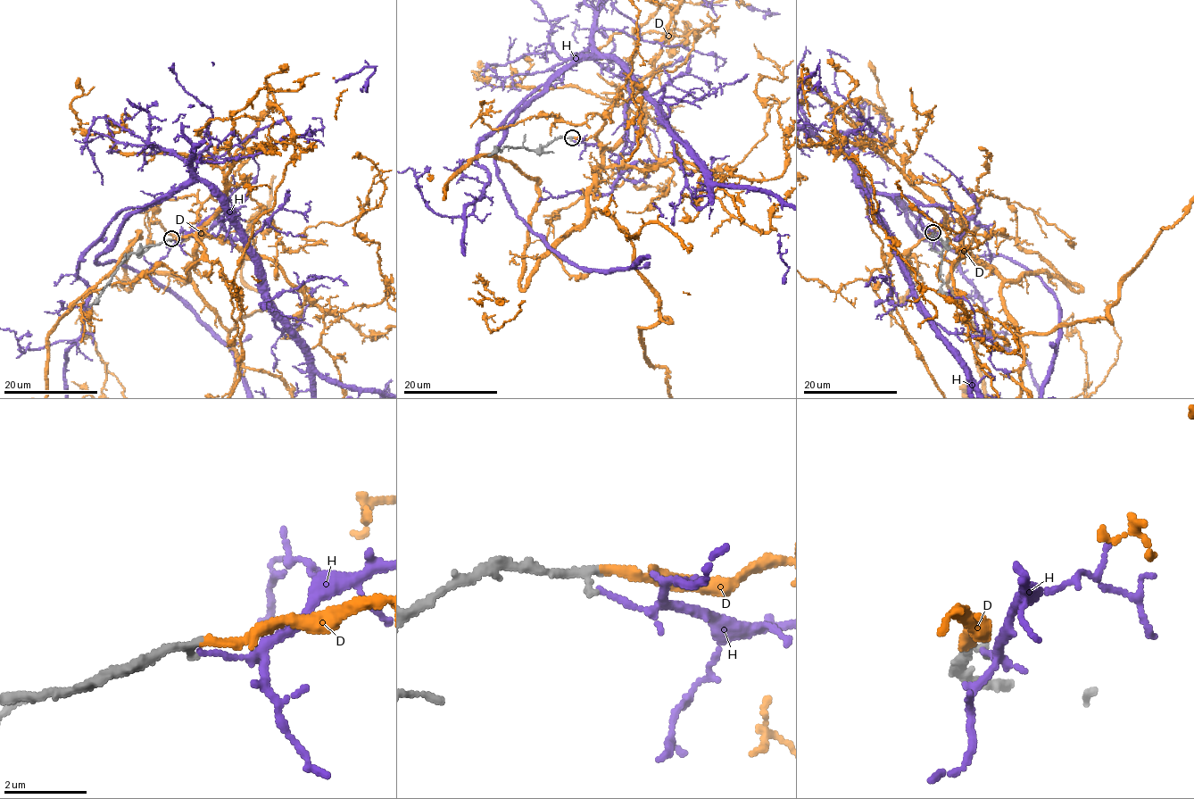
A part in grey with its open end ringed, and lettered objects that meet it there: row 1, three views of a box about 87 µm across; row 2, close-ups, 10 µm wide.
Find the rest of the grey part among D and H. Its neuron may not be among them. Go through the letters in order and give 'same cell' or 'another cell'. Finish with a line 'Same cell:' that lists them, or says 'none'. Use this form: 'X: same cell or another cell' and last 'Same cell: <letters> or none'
D: same cell
H: another cell
Same cell: D

